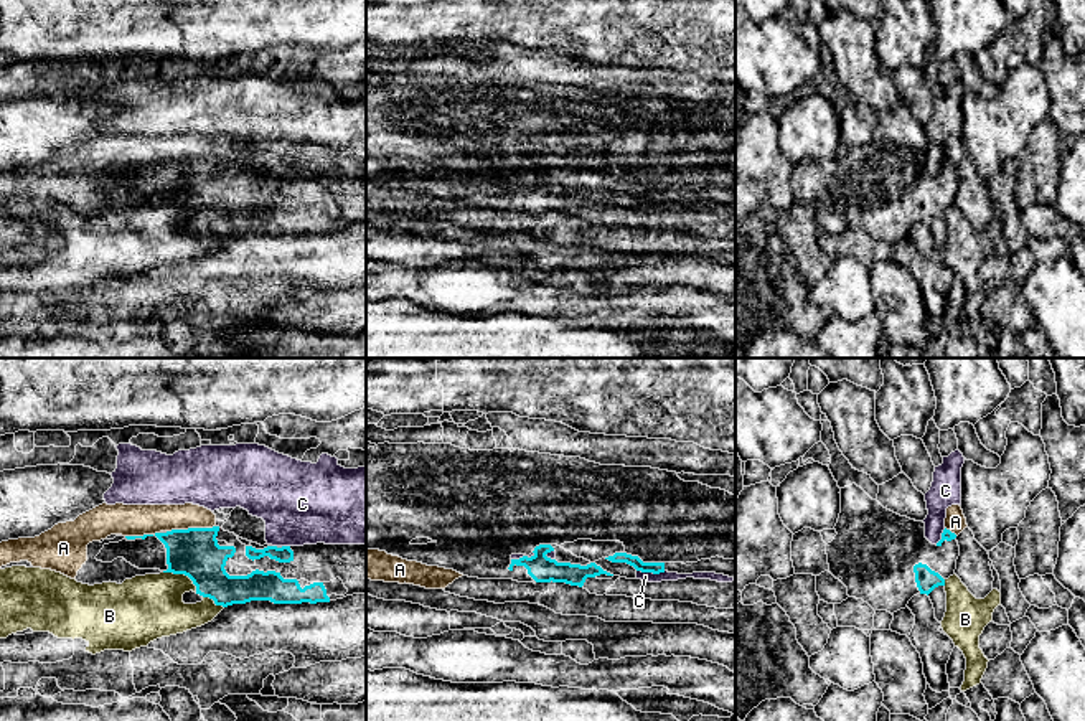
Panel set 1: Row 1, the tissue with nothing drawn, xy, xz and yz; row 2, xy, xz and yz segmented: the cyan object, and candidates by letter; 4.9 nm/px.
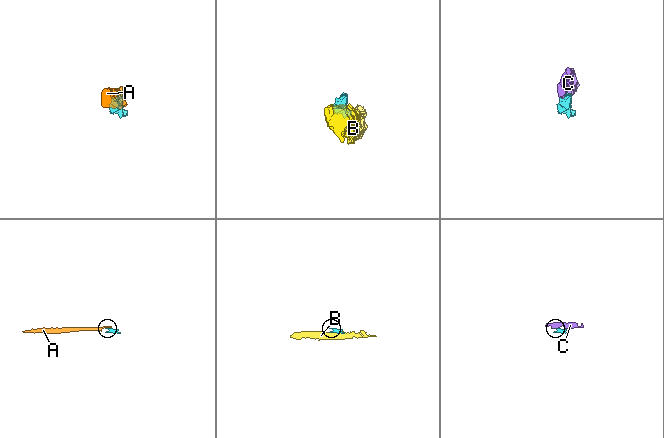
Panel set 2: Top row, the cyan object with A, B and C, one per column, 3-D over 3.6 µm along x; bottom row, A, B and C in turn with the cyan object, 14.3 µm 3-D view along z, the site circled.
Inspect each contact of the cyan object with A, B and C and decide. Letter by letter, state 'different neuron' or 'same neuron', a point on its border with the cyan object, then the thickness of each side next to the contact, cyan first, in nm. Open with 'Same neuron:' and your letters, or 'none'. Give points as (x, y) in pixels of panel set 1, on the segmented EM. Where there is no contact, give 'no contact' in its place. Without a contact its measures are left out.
Same neuron: none
A: different neuron | xy (190, 528) | 240/150 nm
B: different neuron | xy (183, 573) | 240/320 nm
C: different neuron | xz (652, 571) | 60/50 nm

